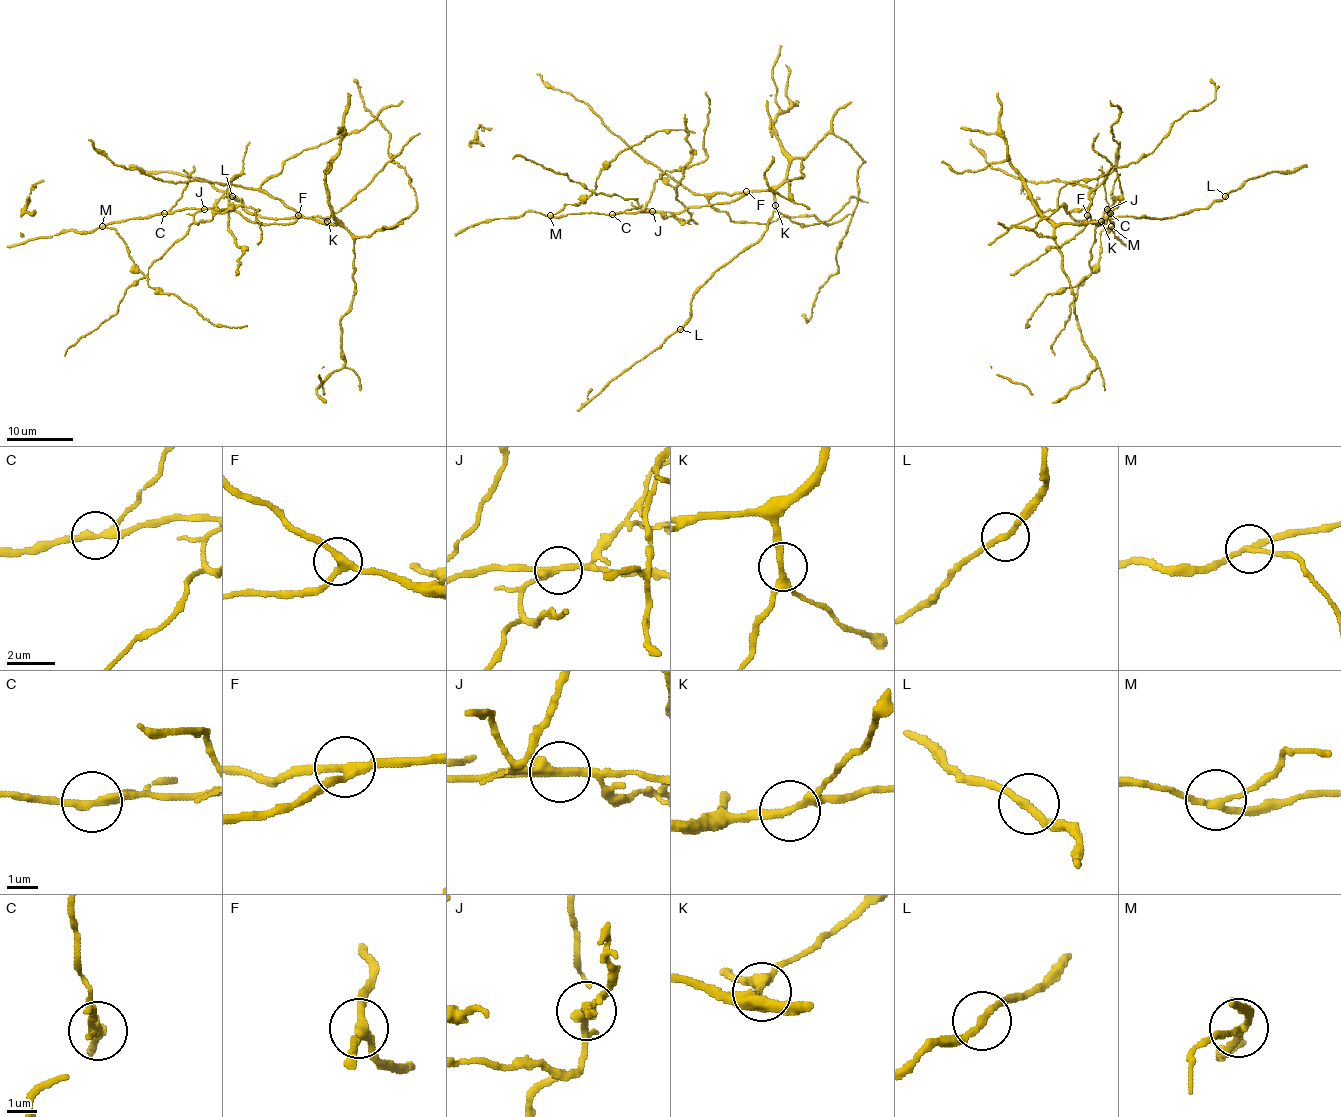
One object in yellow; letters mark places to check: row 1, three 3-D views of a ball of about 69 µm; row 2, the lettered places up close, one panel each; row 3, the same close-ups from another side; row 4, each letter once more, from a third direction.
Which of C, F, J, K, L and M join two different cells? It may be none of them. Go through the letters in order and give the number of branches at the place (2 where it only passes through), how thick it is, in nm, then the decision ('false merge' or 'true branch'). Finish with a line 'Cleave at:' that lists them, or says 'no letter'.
C: branches 3; calibre 240 nm; false merge
F: branches 3; calibre 280 nm; true branch
J: branches 3; calibre 240 nm; false merge
K: branches 3; calibre 240 nm; true branch
L: branches 2; calibre 220 nm; true branch
M: branches 3; calibre 180 nm; false merge
Cleave at: C, J, M

